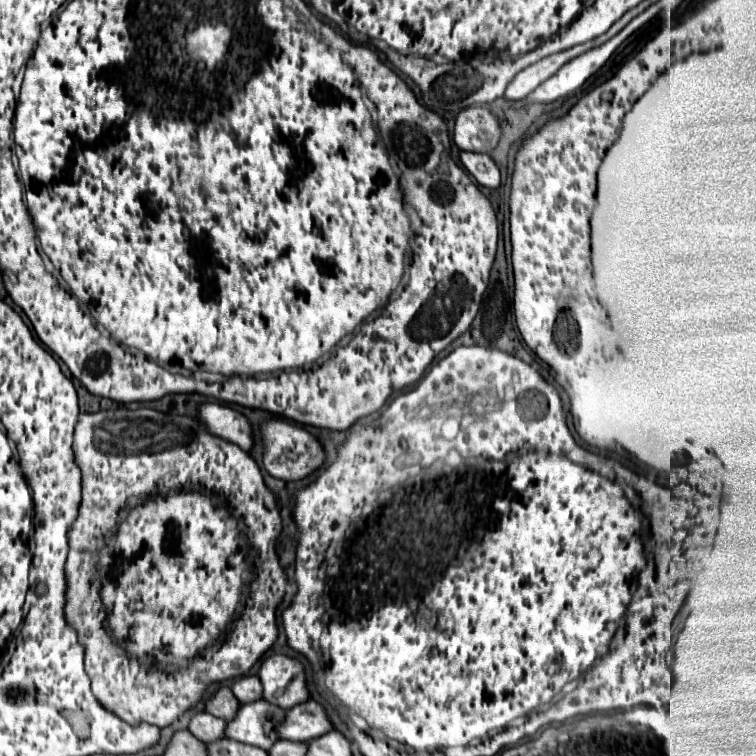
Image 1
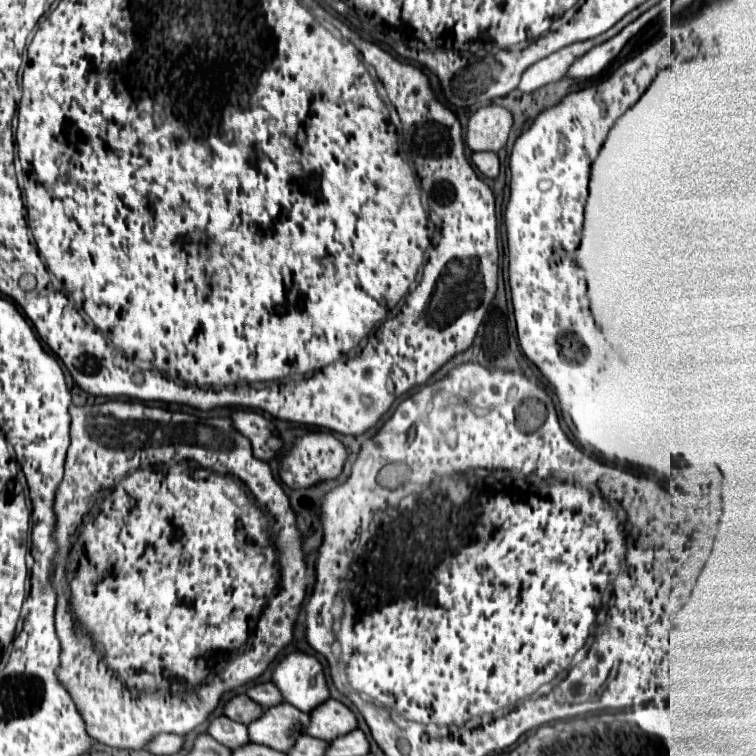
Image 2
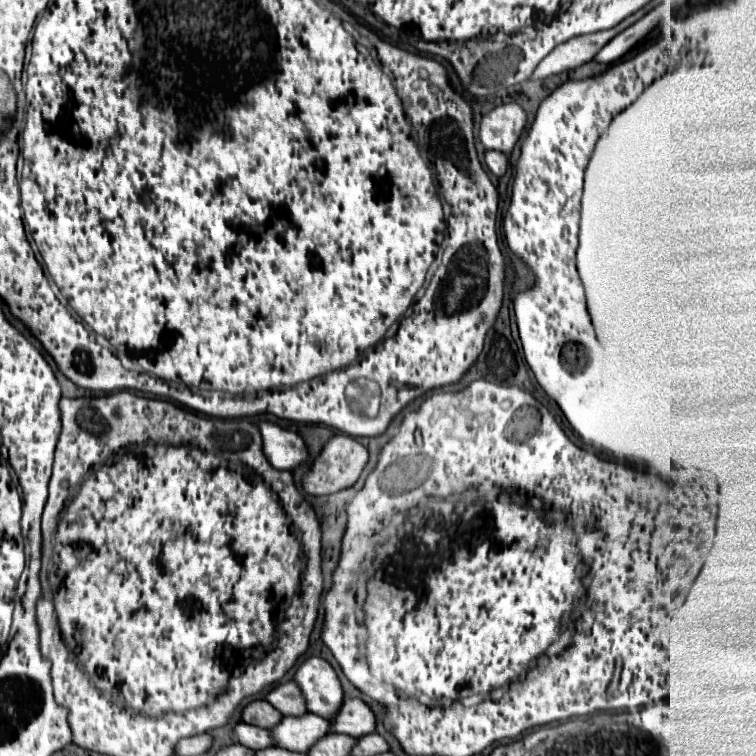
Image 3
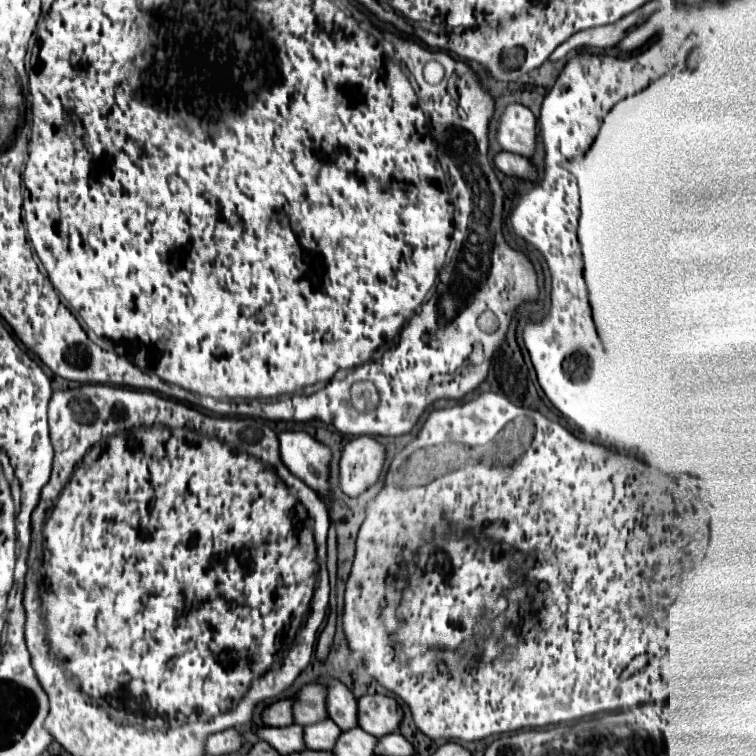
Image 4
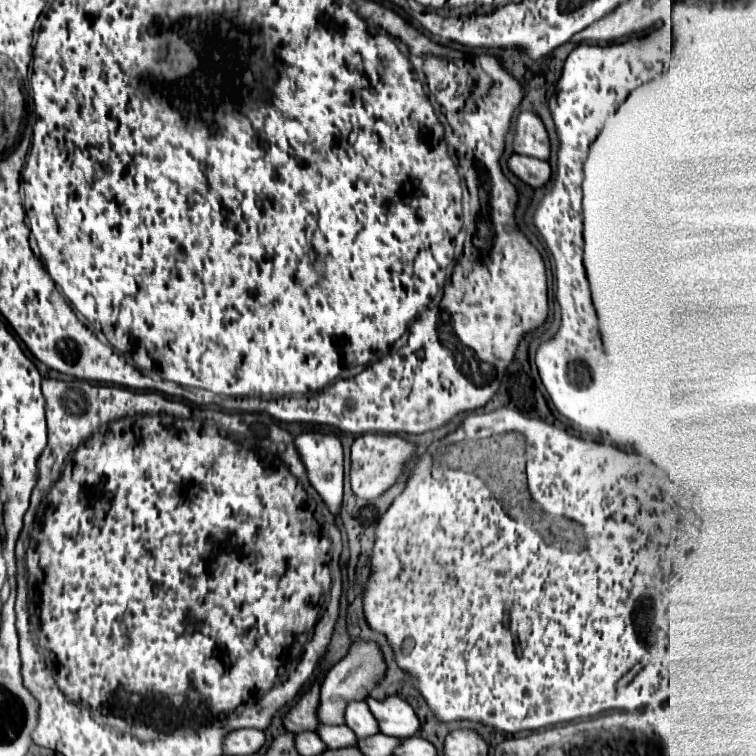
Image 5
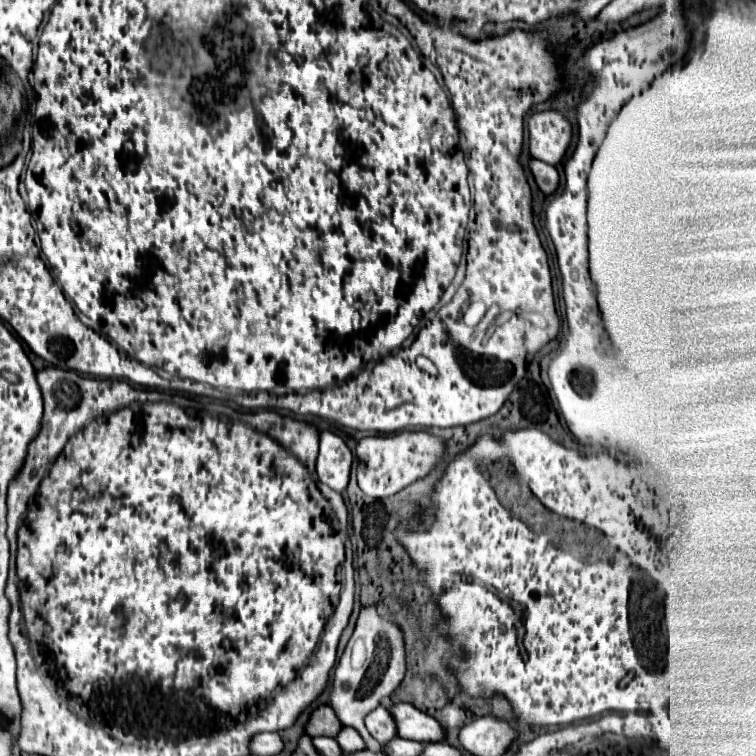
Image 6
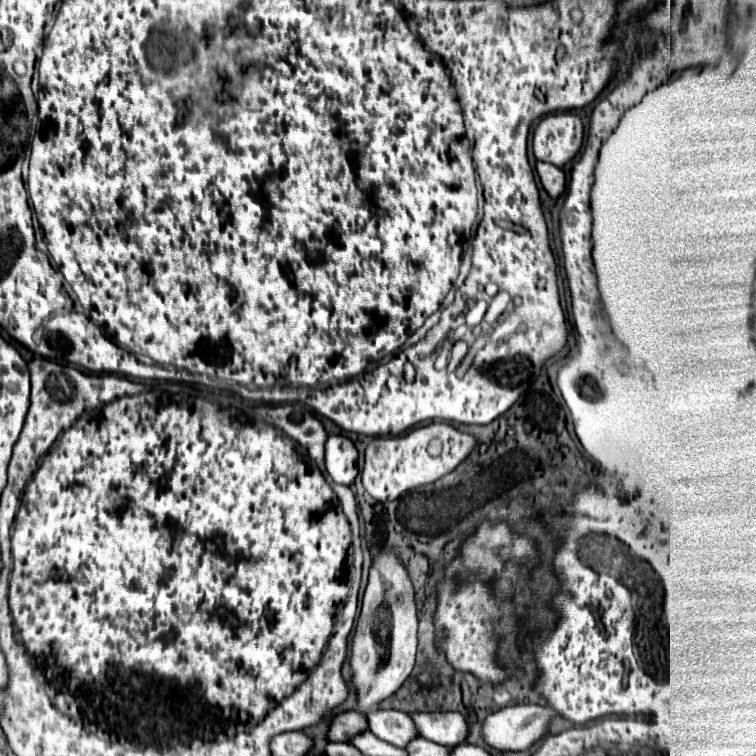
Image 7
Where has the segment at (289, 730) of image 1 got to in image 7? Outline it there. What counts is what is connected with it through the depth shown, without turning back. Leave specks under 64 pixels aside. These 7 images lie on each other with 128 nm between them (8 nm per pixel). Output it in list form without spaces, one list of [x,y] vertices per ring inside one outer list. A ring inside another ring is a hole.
[[[414,712],[410,716],[418,736],[448,748],[464,742],[468,734],[466,720],[458,712]]]

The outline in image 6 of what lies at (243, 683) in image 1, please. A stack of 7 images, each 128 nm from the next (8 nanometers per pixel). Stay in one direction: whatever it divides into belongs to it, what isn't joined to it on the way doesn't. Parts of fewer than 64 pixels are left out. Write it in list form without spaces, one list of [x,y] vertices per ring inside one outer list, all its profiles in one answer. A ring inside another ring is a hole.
[[[374,606],[360,610],[356,630],[354,630],[338,666],[334,668],[334,676],[330,682],[330,706],[336,712],[342,726],[352,726],[358,730],[370,751],[381,751],[382,746],[366,730],[364,716],[372,708],[376,708],[382,698],[386,698],[394,692],[394,688],[404,678],[404,672],[406,672],[404,642],[402,642],[402,632],[398,630],[398,626],[384,620]],[[352,650],[364,652],[364,660],[360,662],[360,666],[354,664]]]

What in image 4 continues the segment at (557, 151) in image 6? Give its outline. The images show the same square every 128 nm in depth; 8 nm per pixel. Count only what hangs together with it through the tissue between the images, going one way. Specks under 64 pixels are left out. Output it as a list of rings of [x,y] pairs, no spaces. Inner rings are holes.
[[[508,104],[500,116],[496,140],[506,152],[530,156],[534,152],[536,118],[522,104]]]

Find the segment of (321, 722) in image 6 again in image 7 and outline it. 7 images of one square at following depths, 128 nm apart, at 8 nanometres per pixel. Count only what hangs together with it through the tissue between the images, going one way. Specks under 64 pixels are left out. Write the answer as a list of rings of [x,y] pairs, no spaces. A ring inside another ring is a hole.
[[[340,712],[332,718],[330,728],[328,728],[328,740],[330,742],[348,742],[354,734],[364,732],[368,728],[366,716],[360,712]]]

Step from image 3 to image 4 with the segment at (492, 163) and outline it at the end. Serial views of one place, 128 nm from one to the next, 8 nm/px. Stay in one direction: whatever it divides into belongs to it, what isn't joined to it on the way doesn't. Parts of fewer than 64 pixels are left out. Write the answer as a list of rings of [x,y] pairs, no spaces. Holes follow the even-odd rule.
[[[498,152],[494,156],[494,166],[504,172],[506,176],[518,176],[518,178],[528,178],[528,180],[536,180],[536,172],[530,164],[528,158],[512,154],[512,152]]]

